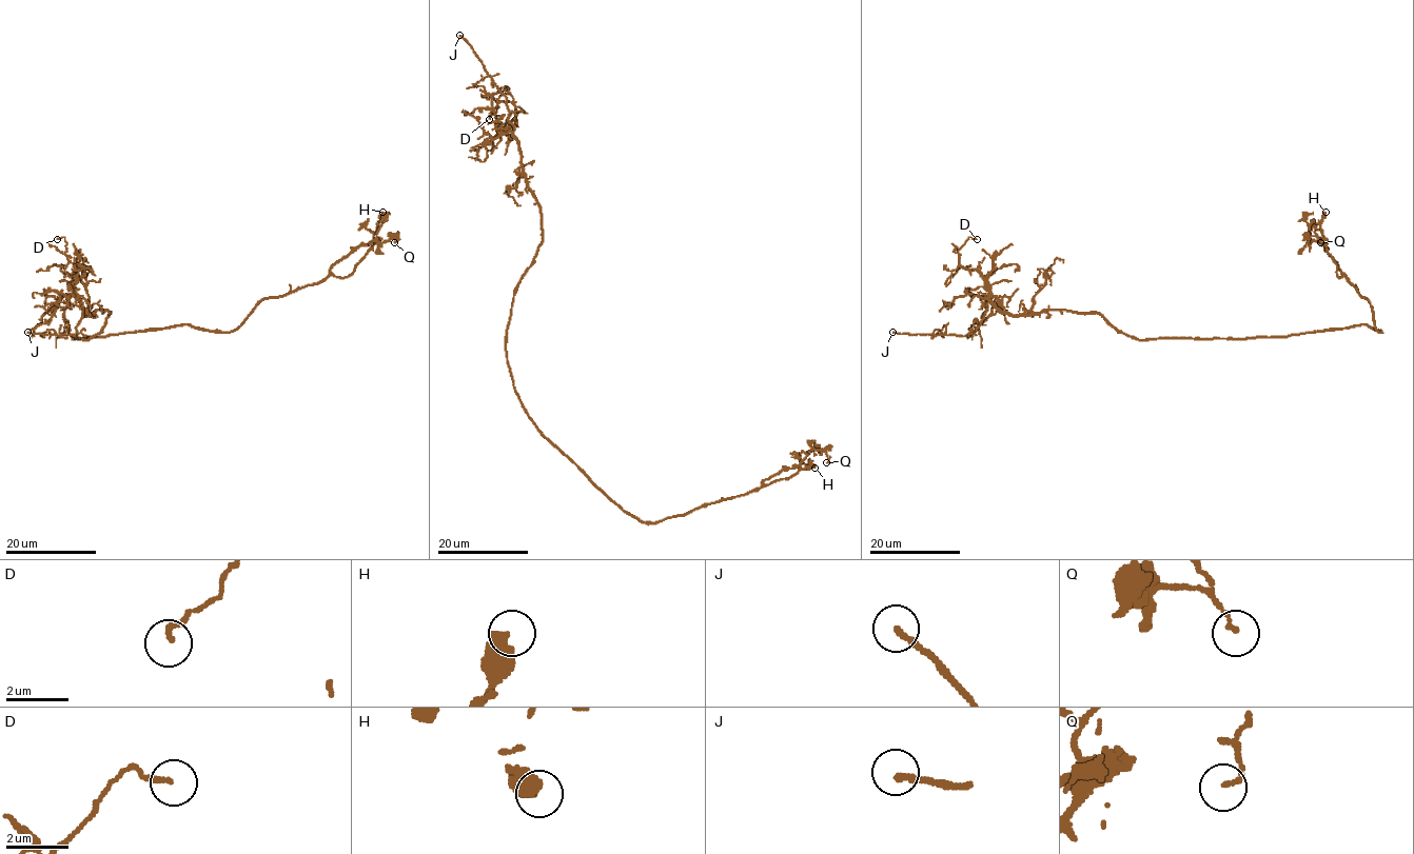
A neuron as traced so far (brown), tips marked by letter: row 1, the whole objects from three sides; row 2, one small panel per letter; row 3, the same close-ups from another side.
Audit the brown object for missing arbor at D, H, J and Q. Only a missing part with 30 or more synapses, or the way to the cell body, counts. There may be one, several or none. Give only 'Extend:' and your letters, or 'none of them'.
Extend: J

